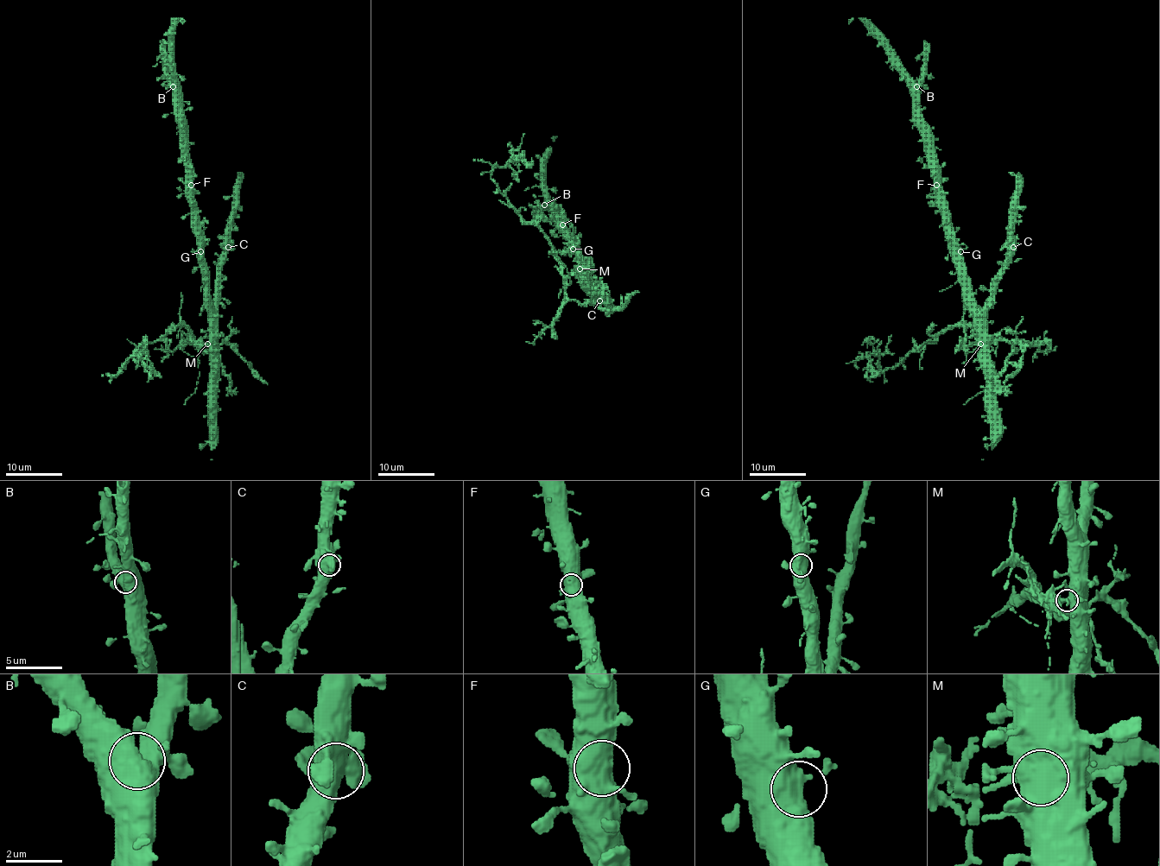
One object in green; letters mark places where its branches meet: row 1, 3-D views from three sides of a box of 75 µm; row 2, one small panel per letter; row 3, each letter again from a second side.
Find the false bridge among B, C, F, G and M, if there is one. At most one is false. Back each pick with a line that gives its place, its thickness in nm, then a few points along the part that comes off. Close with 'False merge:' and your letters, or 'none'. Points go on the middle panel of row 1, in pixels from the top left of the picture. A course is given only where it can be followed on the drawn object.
M: place (580, 268); calibre 480 nm; course (580, 268), (562, 275), (554, 247), (547, 237), (528, 223), (491, 178), (491, 170), (522, 154), (519, 161)
False merge: M

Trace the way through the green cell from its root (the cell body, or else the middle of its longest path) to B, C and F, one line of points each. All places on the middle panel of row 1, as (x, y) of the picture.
B: (575, 245), (560, 227), (557, 214), (544, 205)
C: (575, 245), (577, 260), (599, 300)
F: (575, 245), (567, 237), (562, 224)

